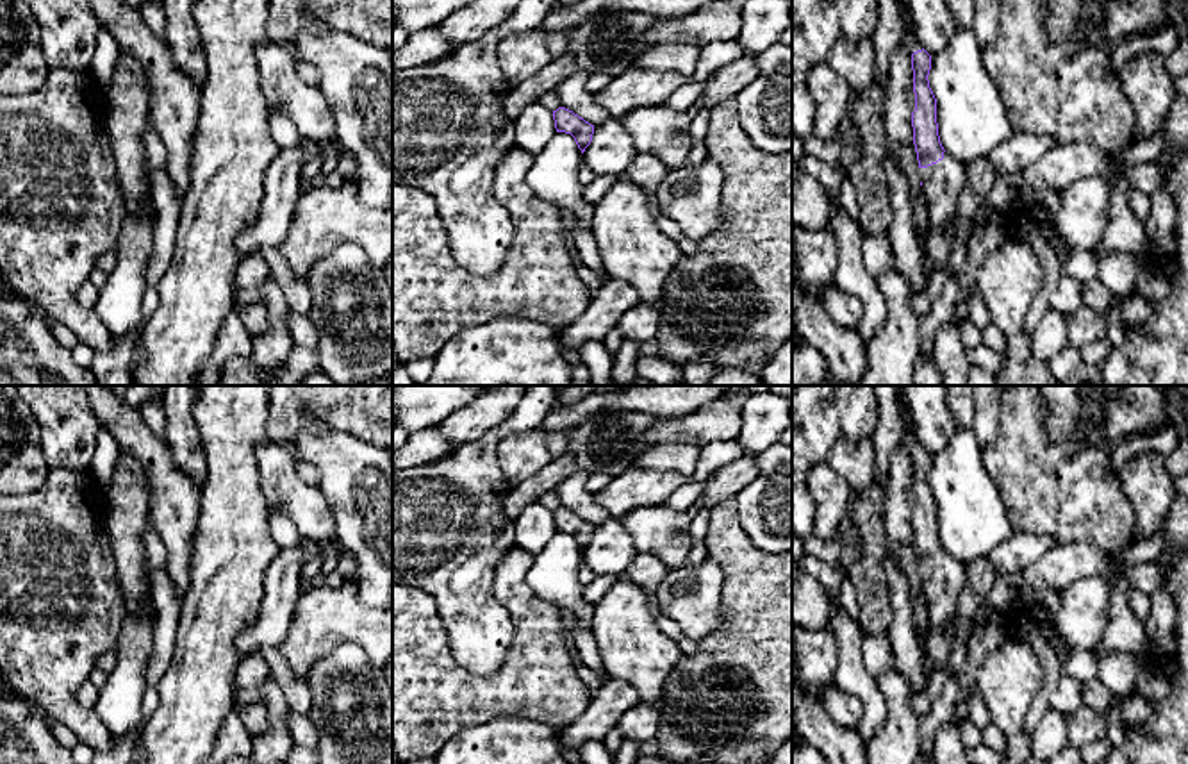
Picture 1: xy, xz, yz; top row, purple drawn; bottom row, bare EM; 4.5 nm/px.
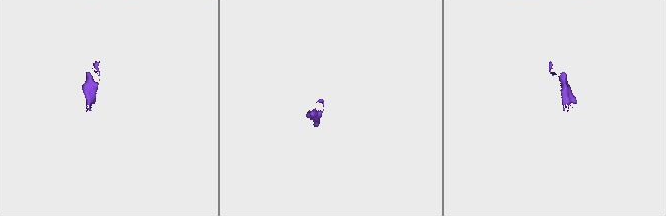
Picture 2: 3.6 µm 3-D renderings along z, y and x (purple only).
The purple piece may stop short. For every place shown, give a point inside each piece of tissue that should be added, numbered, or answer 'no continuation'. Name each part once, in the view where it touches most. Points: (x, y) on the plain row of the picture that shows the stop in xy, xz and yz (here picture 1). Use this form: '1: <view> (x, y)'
1: yz (908, 438)
2: yz (942, 582)

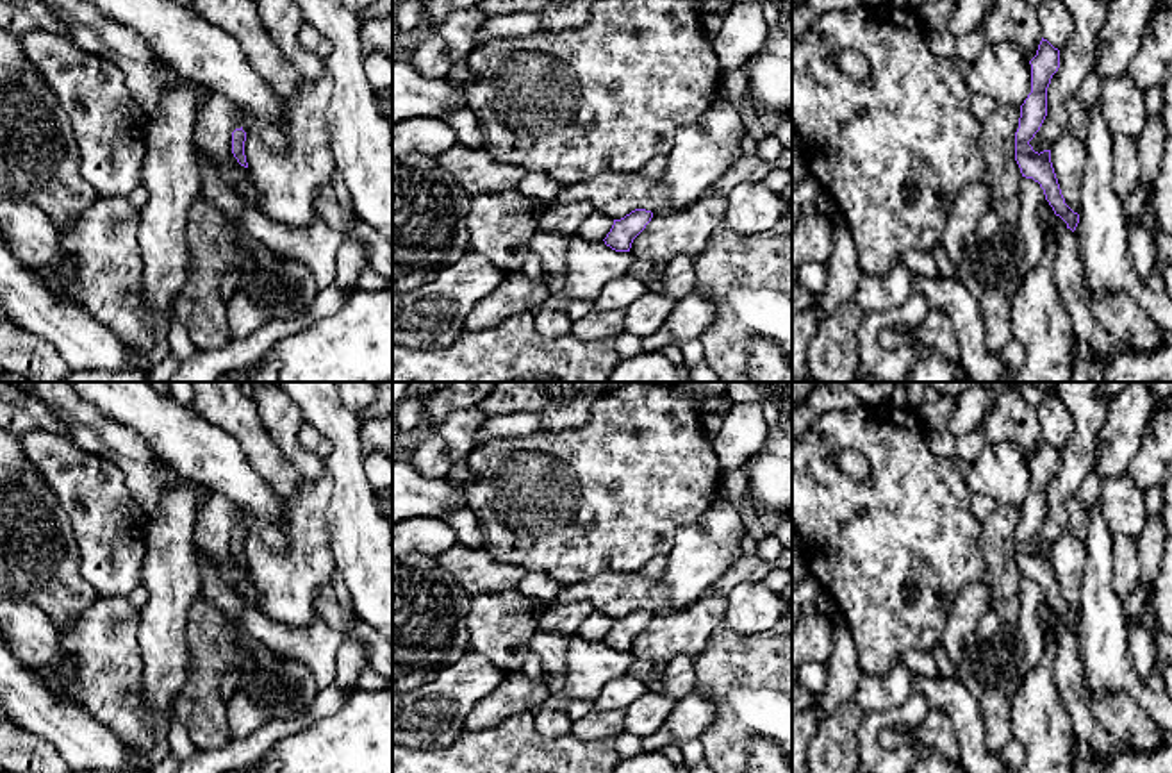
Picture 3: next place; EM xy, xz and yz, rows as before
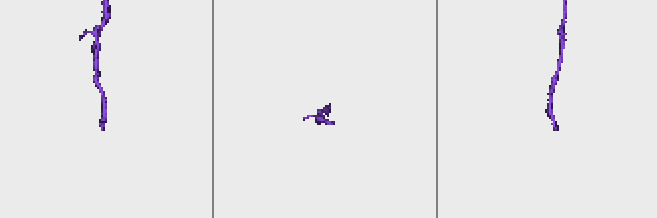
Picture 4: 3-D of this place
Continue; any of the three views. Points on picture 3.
no continuation

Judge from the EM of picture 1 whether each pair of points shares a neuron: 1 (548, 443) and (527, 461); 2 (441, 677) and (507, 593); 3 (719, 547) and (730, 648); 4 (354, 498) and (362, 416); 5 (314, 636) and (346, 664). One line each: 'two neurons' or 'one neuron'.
1: one neuron
2: one neuron
3: one neuron
4: two neurons
5: two neurons

